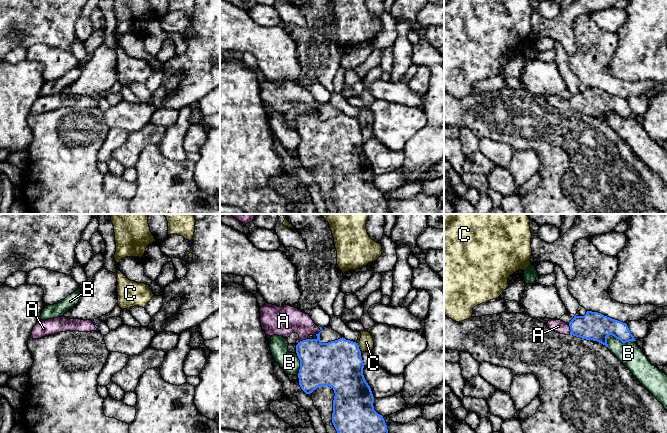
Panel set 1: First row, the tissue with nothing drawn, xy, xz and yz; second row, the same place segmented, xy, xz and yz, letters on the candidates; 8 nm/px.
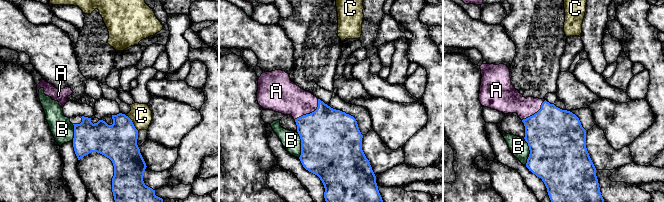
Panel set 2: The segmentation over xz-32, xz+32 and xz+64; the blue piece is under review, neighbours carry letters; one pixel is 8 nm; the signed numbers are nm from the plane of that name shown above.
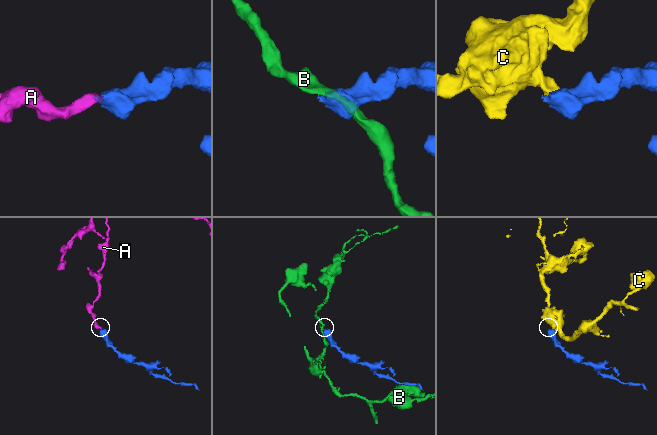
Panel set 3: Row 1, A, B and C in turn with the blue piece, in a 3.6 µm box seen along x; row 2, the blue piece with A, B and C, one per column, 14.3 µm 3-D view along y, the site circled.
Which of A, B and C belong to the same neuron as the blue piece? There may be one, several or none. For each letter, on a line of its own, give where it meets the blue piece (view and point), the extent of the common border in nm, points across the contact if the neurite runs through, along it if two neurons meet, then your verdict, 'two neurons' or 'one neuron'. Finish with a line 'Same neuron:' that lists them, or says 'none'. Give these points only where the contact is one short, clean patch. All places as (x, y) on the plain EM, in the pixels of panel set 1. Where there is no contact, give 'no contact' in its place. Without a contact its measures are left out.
A: xz (301, 117) | 110 nm | across xz (321, 140), (301, 117), (301, 109), (283, 97) | one neuron
B: yz (620, 116) | 240 nm | along yz (606, 113), (611, 111), (622, 118), (634, 117) | two neurons
C: xz (358, 123) | 80 nm | along xz (357, 119), (360, 127) | two neurons
Same neuron: A

